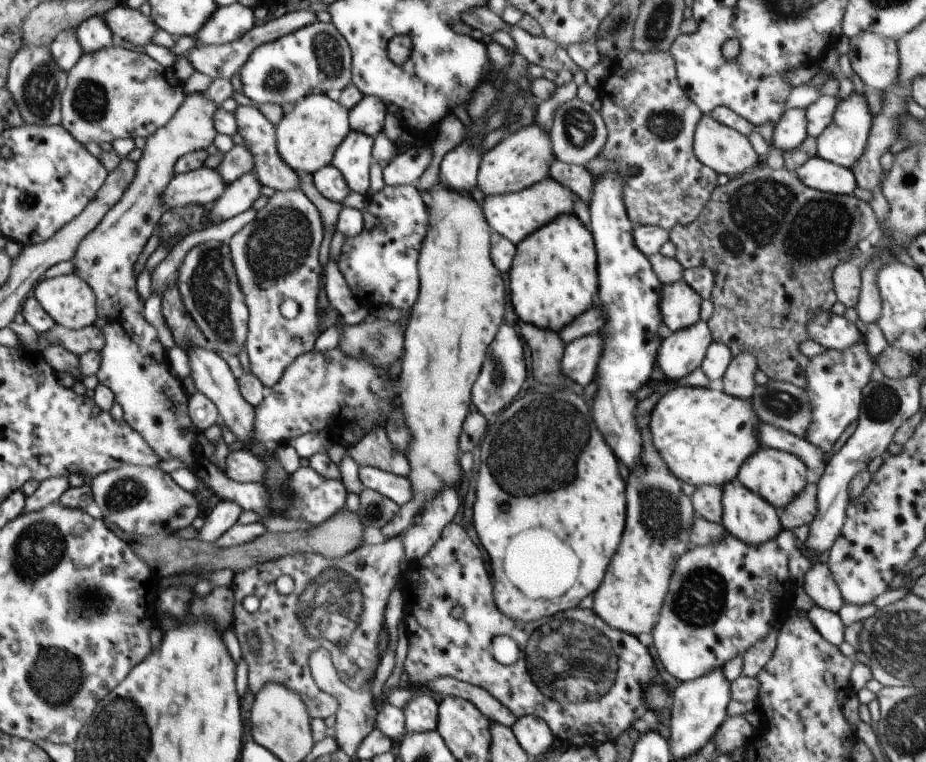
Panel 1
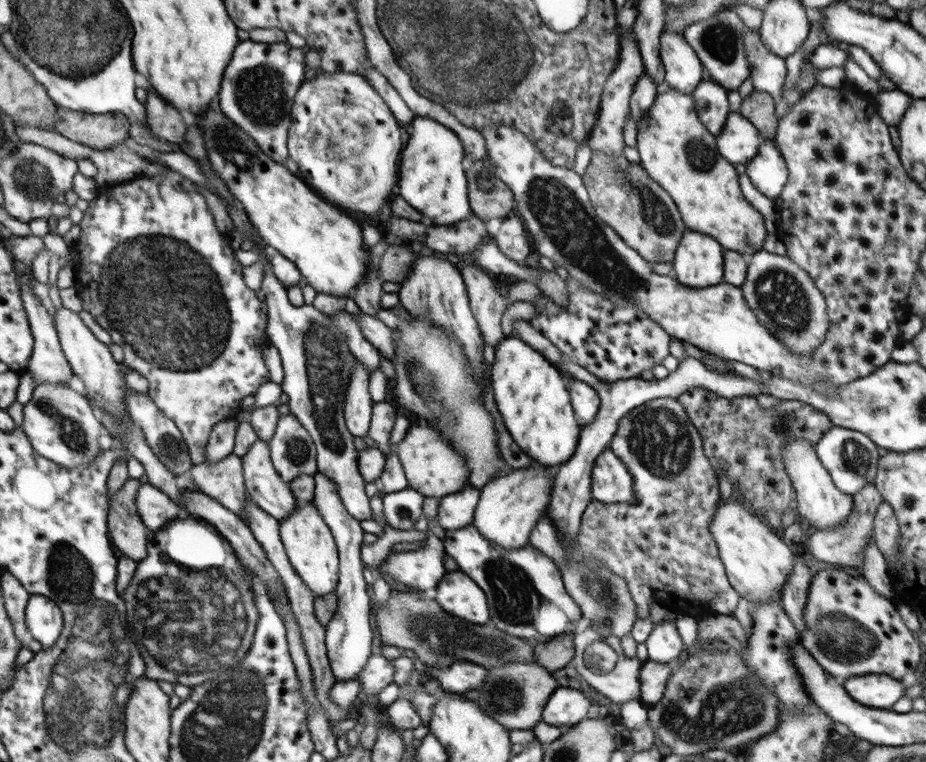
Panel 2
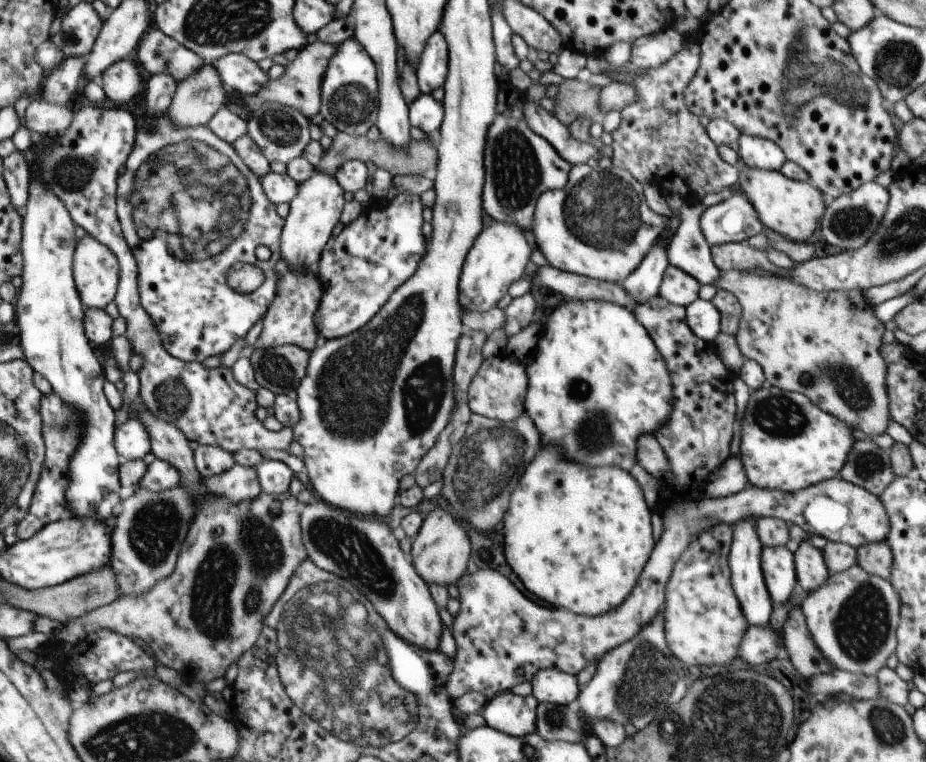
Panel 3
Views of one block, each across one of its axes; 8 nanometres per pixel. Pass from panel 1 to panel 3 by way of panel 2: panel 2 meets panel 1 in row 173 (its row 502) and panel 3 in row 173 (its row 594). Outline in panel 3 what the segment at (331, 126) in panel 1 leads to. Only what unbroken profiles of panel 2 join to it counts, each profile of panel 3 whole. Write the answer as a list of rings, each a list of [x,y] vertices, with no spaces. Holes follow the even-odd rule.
[[[318,170],[308,180],[299,183],[297,195],[289,202],[289,214],[285,218],[279,244],[280,256],[291,269],[316,270],[320,255],[333,236],[334,226],[340,222],[346,204],[343,194],[344,190],[335,177]]]

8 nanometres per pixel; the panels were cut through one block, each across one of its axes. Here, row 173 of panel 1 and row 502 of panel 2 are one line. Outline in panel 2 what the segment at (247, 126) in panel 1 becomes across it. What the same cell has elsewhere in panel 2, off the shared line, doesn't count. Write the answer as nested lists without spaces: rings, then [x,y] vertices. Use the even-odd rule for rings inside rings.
[[[258,440],[241,460],[248,498],[277,521],[290,517],[298,500],[272,465],[267,442]]]

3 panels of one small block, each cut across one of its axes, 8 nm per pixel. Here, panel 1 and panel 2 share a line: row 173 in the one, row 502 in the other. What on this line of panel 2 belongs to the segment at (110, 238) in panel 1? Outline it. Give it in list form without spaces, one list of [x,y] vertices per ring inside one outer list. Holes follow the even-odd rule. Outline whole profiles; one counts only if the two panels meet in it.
[[[143,484],[136,492],[136,510],[150,531],[159,531],[173,520],[184,517],[180,506],[165,492]]]

